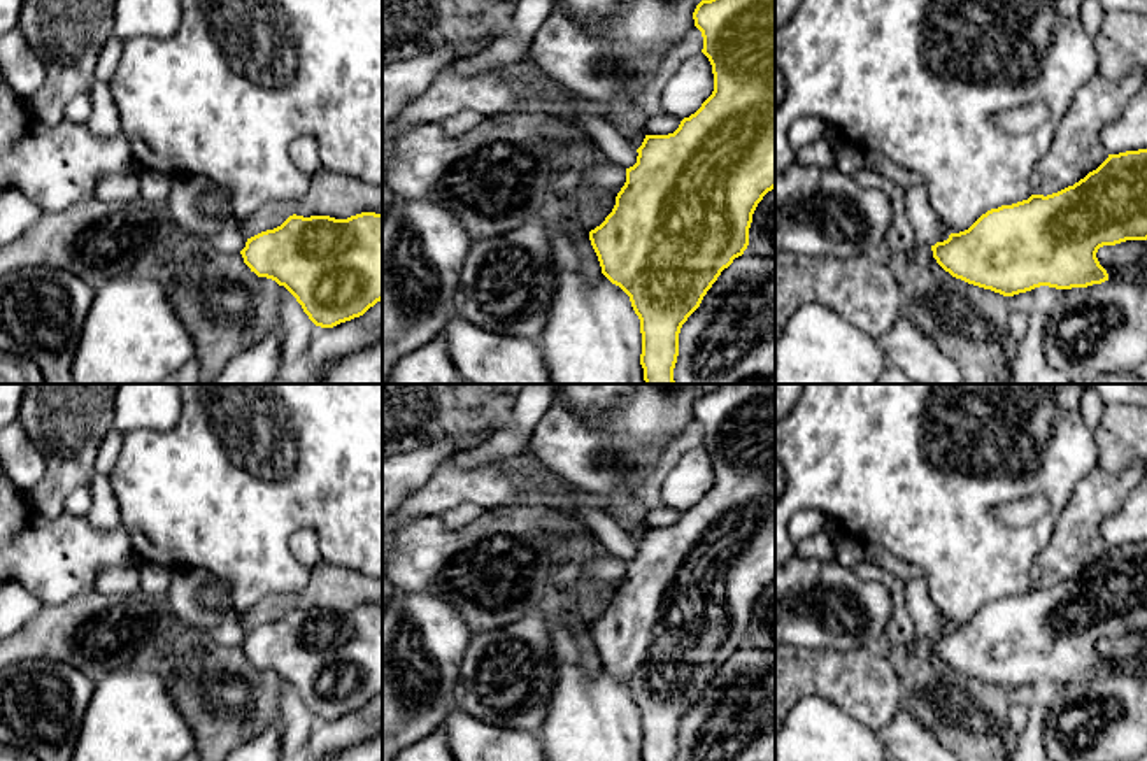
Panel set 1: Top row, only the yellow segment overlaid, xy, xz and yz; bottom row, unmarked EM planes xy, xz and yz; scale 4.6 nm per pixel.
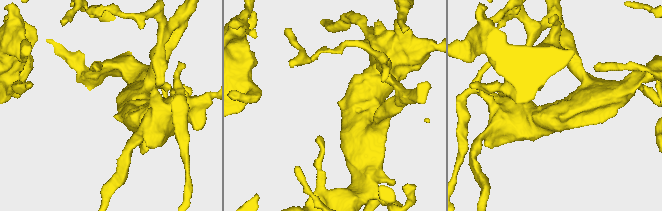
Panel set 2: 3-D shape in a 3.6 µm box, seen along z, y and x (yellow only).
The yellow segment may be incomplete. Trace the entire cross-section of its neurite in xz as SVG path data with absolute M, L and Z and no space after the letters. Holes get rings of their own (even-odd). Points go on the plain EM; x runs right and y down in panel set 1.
M719 384L696 398L693 412L712 458L714 484L673 526L645 528L612 605L589 624L602 666L630 689L640 712L642 761L675 761L682 717L721 665L744 647L752 607L775 580L775 386Z

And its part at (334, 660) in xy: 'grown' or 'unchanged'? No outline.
unchanged

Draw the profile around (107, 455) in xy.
M114 426L105 433L95 461L95 472L98 475L109 477L116 461L119 459L121 449L125 444L125 435L118 431Z

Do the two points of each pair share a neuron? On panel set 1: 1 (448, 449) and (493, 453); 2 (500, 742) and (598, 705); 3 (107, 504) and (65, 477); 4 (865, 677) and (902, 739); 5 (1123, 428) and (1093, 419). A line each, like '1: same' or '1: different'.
1: different
2: different
3: different
4: different
5: different

